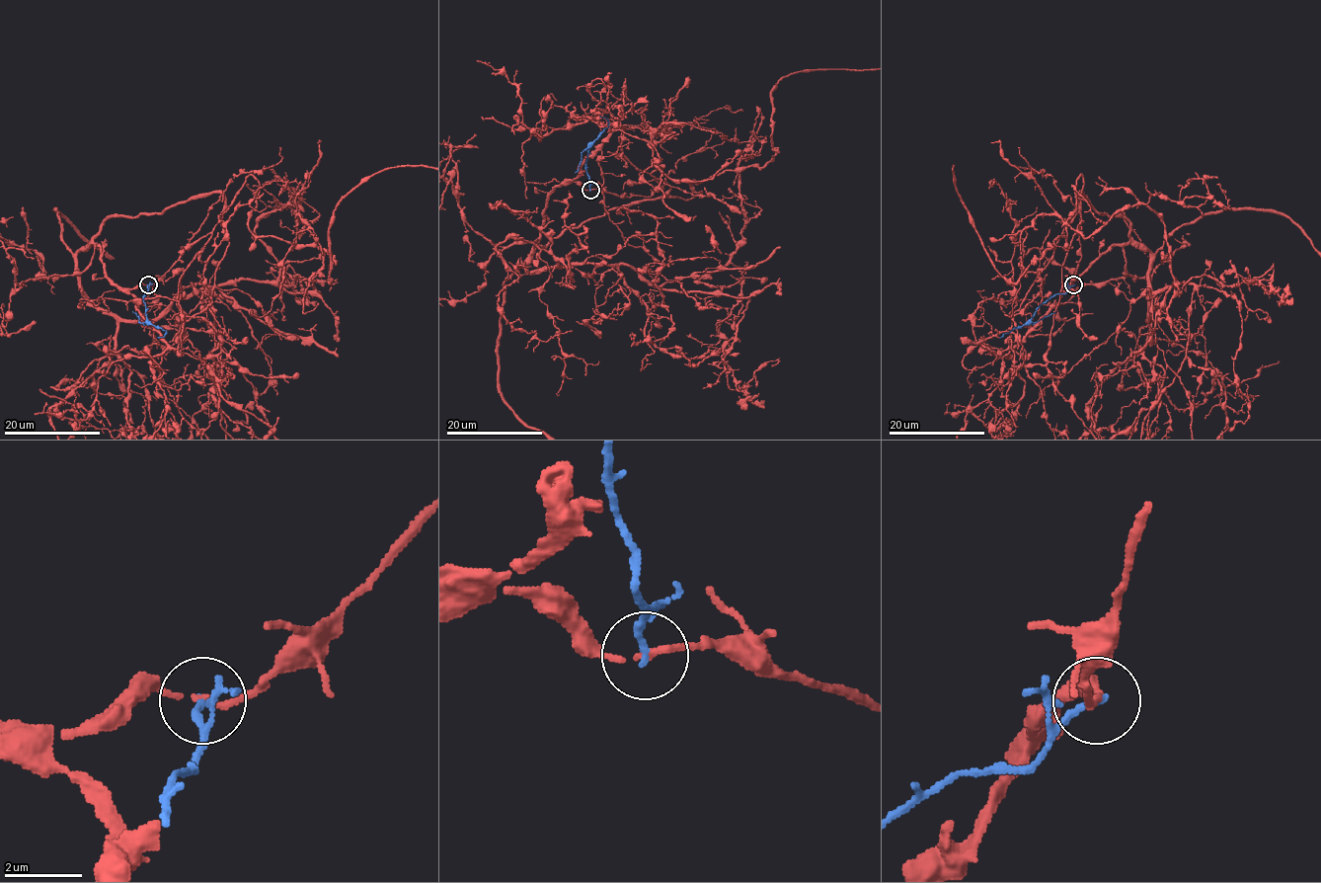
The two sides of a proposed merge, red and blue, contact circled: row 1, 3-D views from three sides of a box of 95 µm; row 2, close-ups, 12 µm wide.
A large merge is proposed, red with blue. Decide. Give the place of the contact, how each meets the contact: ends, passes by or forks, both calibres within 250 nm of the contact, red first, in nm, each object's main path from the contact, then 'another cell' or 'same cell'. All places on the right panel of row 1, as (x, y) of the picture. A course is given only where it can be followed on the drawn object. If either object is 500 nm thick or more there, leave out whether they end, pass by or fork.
at (1073, 284); red passes by; blue ends there; 140 nm thick on the red side, 180 nm on the other; red runs (1073, 284), (1112, 246), (1154, 254), (1205, 214), (1273, 209); blue runs (1073, 284), (1064, 293), (1050, 296), (1032, 317), (1000, 337); another cell

